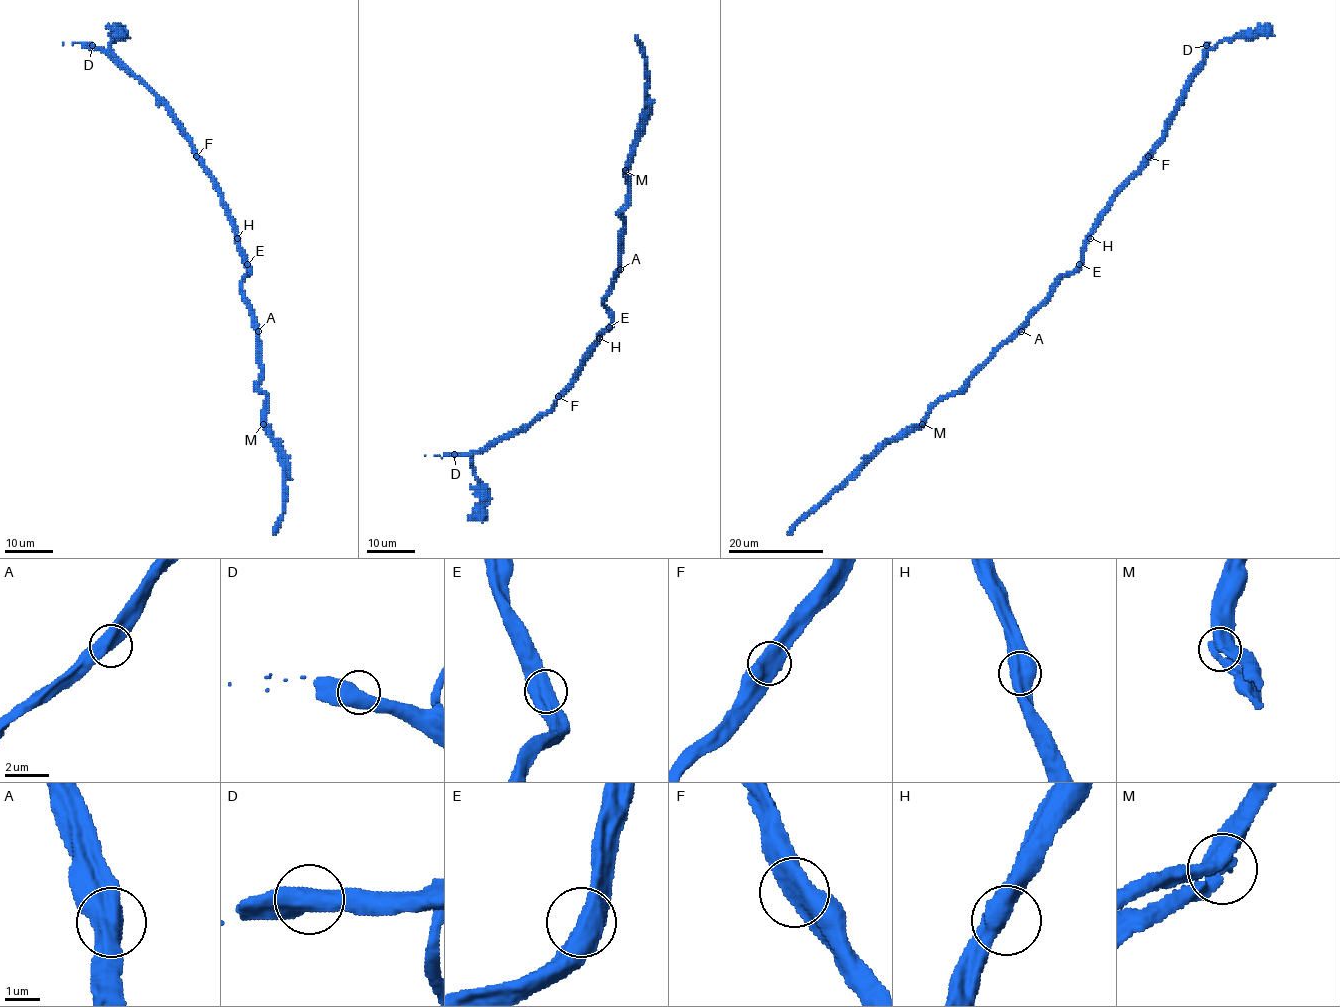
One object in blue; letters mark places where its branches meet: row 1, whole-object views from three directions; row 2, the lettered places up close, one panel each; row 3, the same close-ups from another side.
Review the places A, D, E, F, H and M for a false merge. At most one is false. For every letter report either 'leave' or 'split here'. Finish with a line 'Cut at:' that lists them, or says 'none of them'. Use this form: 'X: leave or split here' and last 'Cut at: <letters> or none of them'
A: leave
D: leave
E: leave
F: leave
H: leave
M: split here
Cut at: M

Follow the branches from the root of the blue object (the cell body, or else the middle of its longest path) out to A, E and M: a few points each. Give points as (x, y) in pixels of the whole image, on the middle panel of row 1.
A: (609, 313), (605, 307), (605, 295), (620, 269)
E: (609, 313), (609, 327)
M: (609, 313), (605, 307), (605, 295), (620, 269), (620, 210), (627, 197), (625, 171)

